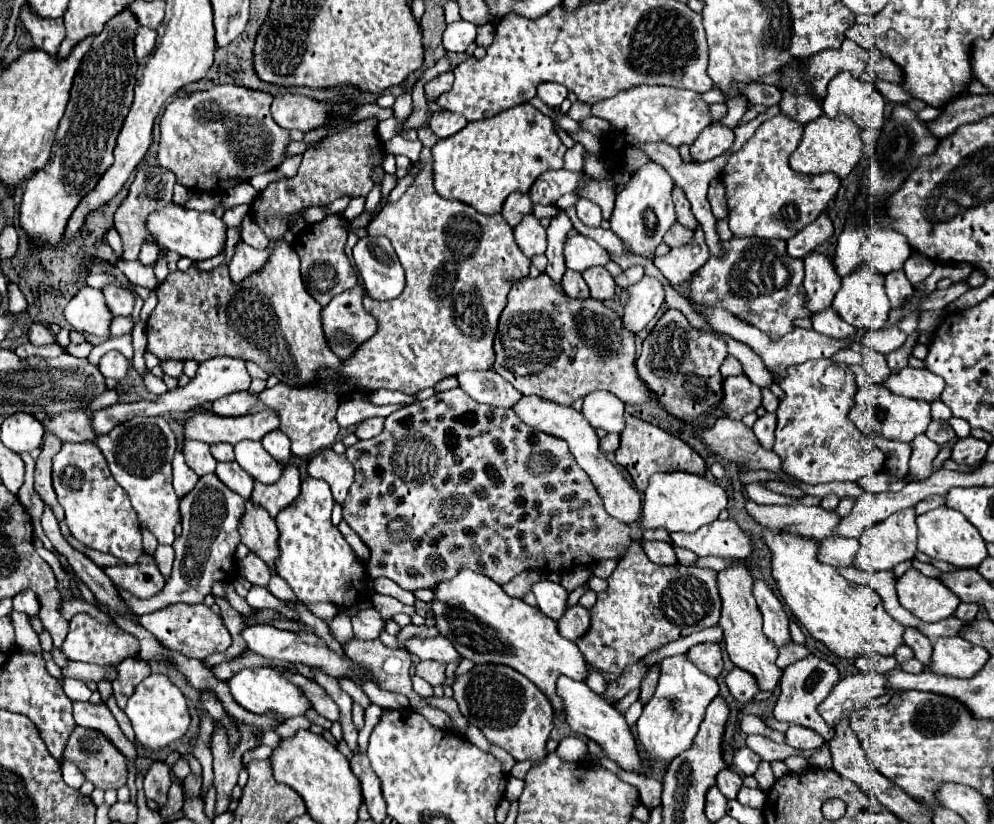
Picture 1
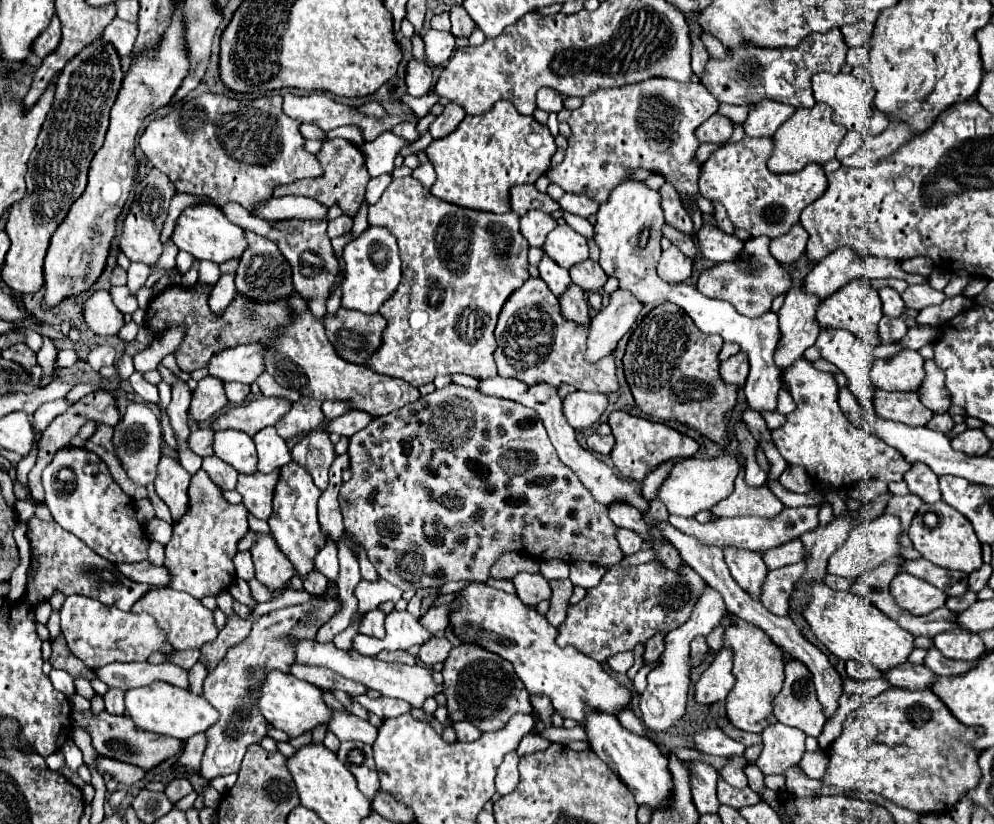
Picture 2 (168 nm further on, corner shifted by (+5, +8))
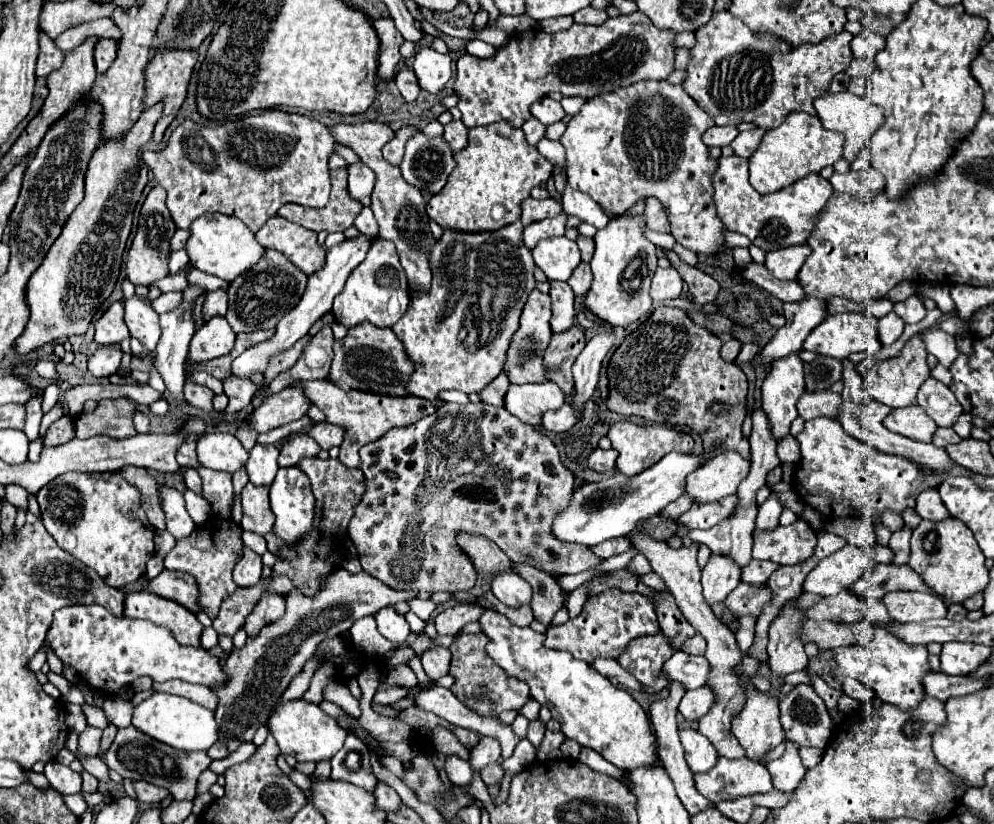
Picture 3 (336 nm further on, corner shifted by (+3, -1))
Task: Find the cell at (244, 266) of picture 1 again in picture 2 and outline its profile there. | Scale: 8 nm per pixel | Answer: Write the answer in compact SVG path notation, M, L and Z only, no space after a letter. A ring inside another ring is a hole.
M230 273L230 277L220 277L216 287L210 291L212 315L220 317L232 299L234 299L234 273Z

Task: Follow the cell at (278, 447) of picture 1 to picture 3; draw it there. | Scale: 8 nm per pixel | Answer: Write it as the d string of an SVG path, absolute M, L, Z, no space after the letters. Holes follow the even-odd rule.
M256 444L250 450L250 458L246 464L246 472L252 484L262 486L262 484L272 484L278 466L278 456L280 450L276 444Z

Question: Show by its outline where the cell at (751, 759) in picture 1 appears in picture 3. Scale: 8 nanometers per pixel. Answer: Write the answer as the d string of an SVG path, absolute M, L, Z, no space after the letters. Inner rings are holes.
M682 730L680 740L686 750L686 762L690 770L708 772L718 762L716 748L698 730Z

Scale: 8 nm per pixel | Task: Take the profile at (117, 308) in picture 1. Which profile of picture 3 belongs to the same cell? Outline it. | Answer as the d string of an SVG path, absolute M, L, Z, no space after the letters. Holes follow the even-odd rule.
M128 298L122 302L126 310L126 324L130 328L132 338L138 338L152 352L160 340L158 314L138 298Z

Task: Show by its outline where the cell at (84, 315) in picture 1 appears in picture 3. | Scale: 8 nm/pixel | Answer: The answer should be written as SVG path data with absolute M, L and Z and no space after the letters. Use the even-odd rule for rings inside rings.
M114 302L98 320L96 320L96 342L100 346L120 344L130 338L128 326L124 324L124 306L122 302Z

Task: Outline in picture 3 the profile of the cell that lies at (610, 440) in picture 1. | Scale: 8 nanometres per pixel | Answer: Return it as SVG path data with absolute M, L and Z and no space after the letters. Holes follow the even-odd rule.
M596 448L590 456L588 456L588 466L596 472L610 472L614 470L614 464L616 464L616 458L618 458L618 452L614 448L610 450L602 450L602 448Z

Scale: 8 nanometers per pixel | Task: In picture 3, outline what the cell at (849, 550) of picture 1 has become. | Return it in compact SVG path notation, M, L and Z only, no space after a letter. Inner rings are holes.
M752 560L752 562L742 570L742 582L748 582L748 584L764 584L776 568L780 568L780 564L776 564L776 562Z

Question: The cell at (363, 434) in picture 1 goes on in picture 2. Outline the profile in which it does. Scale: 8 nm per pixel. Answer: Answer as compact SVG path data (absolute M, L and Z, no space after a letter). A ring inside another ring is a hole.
M348 411L336 419L330 419L326 425L324 425L324 431L326 433L338 433L342 437L352 437L354 433L358 433L360 429L364 429L368 423L370 423L370 415L368 413L362 413L362 411Z

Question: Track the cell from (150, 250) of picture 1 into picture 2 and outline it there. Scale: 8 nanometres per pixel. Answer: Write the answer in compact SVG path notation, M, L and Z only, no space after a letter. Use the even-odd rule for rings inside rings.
M134 262L128 269L128 289L132 293L136 293L148 279L150 275L150 267L148 265L142 265L142 263Z

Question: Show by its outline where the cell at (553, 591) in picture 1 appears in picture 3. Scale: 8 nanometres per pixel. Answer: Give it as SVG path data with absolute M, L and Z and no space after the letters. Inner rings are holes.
M512 572L494 576L490 590L498 600L502 600L506 606L512 606L512 608L532 602L532 588L528 586L528 582L524 582L524 578Z

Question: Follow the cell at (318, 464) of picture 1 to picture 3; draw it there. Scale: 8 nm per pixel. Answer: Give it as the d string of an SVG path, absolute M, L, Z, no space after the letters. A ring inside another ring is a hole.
M296 434L292 440L284 442L278 464L296 466L300 462L300 458L316 458L318 452L320 452L320 446L316 440L312 440L308 434Z

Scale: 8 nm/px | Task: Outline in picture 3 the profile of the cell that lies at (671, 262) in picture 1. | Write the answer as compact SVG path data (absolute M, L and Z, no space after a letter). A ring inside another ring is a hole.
M668 266L668 268L658 268L654 278L652 278L652 290L650 296L654 302L664 302L670 298L678 298L682 294L684 280L680 278L678 270Z

